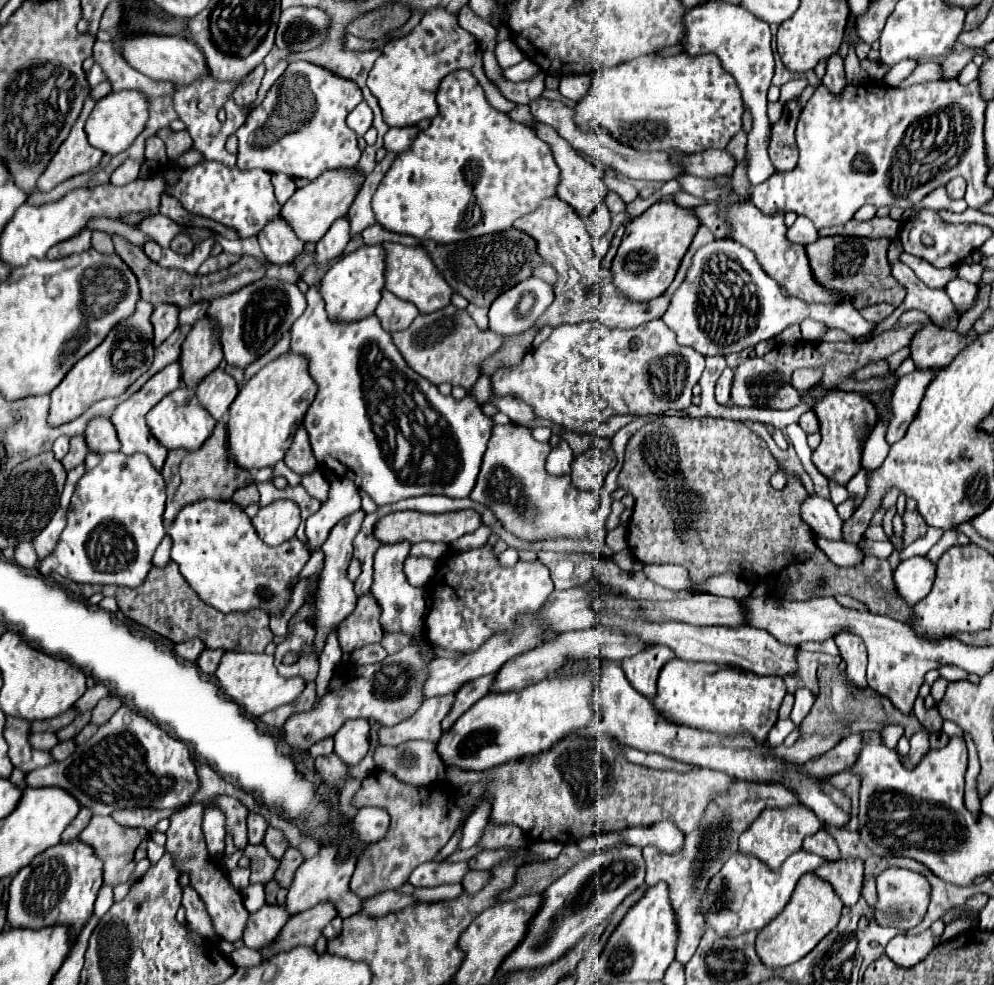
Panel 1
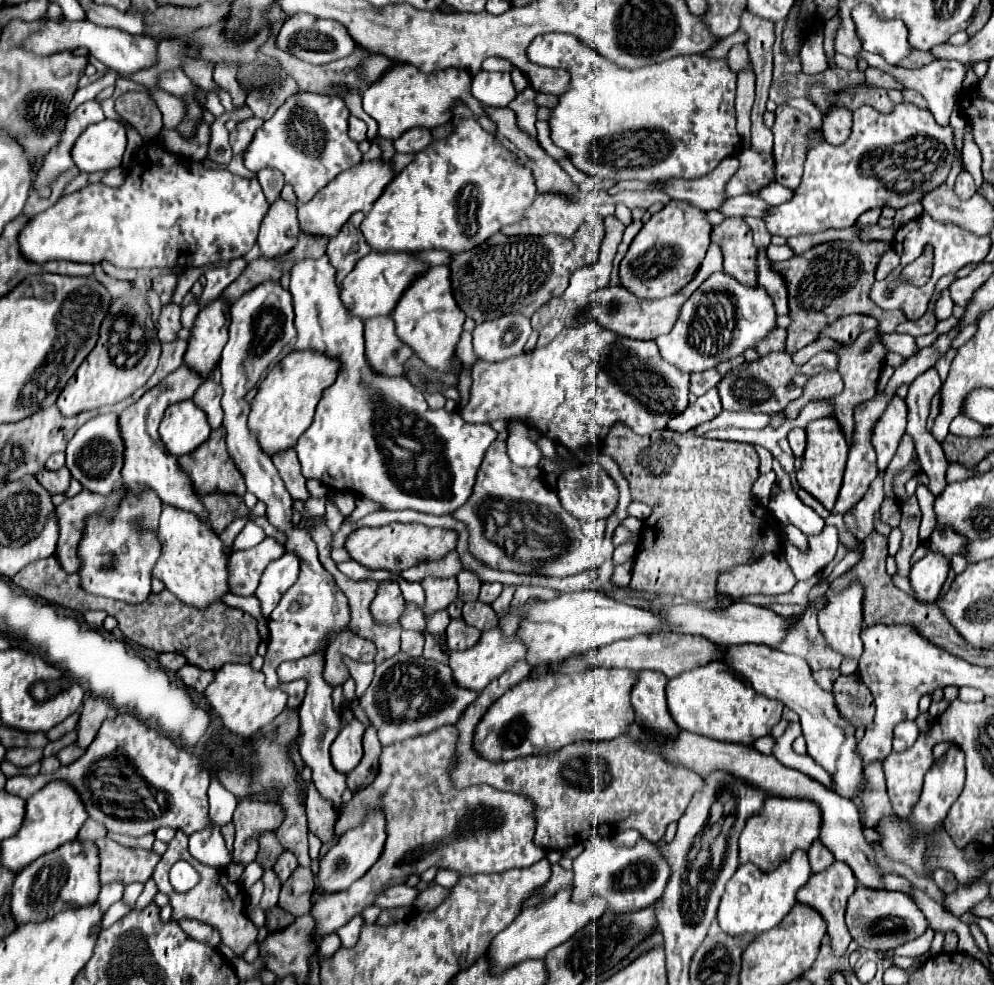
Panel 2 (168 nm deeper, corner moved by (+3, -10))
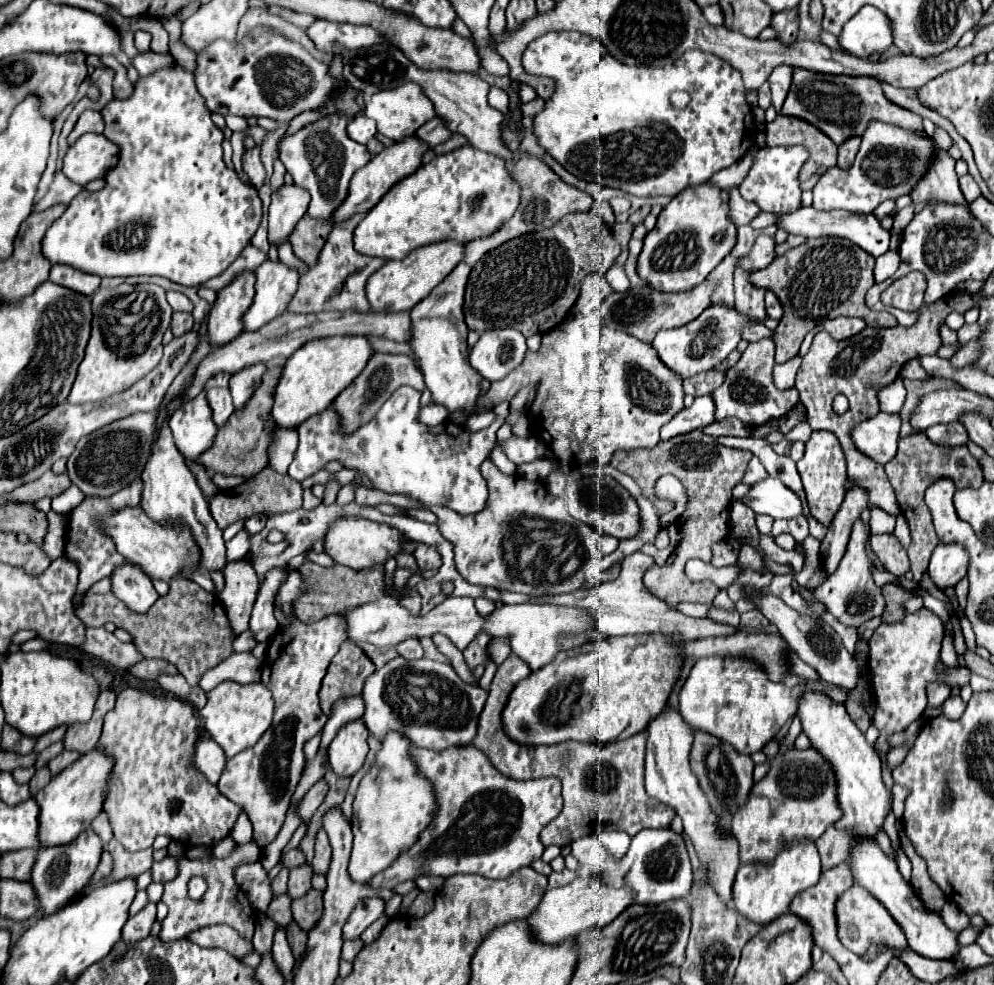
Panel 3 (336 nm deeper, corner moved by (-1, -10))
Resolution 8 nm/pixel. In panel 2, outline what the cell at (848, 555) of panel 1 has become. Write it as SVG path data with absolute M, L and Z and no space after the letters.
M787 526L785 528L785 532L787 532L787 540L791 542L791 544L795 544L799 550L809 550L809 542L807 542L807 538L805 538L805 534L801 532L801 530L797 530L795 526Z

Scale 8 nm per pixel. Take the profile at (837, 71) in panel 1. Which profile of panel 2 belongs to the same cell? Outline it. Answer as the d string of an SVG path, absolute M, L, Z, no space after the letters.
M831 106L829 114L823 116L823 134L829 144L839 146L851 132L851 112L845 106Z

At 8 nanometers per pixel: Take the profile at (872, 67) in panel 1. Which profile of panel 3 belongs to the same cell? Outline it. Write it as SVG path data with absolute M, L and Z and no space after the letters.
M935 126L935 133L933 135L933 139L939 148L946 151L951 147L953 143L953 140L950 138L947 132L945 132L945 130L939 128L938 126Z

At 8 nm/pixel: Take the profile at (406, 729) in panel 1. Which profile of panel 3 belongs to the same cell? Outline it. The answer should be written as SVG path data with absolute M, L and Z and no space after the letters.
M453 746L441 752L413 748L413 756L421 774L435 784L439 812L435 820L427 826L427 830L421 832L421 838L413 844L413 848L401 854L401 858L397 858L387 870L379 872L369 882L371 888L393 888L399 882L413 880L423 874L441 878L449 878L455 874L479 874L491 880L499 880L541 858L543 846L539 842L539 832L549 824L549 820L553 820L561 812L563 806L561 782L557 778L539 778L525 782L511 780L503 776L495 766L491 766L489 758L473 746Z

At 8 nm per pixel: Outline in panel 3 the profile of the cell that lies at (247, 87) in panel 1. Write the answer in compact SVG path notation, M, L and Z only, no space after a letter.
M259 148L247 150L243 156L243 170L249 176L249 182L259 190L265 184L265 168L259 158Z

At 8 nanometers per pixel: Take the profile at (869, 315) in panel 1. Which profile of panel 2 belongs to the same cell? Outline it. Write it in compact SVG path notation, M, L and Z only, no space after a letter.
M849 314L845 318L839 318L833 326L827 326L821 332L821 336L829 336L829 338L833 338L833 340L849 346L849 342L855 342L855 338L863 332L861 318L865 318L865 316L861 316L861 314Z

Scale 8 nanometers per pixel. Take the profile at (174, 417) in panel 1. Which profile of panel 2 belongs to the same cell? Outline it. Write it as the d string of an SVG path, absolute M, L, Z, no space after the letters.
M191 400L171 404L159 424L159 436L165 450L173 456L191 454L209 438L209 424L205 412L197 408Z

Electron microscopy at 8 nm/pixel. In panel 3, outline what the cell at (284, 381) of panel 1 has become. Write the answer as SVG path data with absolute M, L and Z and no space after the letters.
M333 336L313 340L301 346L285 364L281 382L277 386L275 404L273 404L273 418L277 426L299 426L313 414L323 412L367 366L369 356L375 350L365 336Z

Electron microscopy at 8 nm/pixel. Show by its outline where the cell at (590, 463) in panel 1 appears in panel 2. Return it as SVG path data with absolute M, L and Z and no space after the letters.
M597 462L593 464L583 464L577 468L569 468L559 476L559 484L557 484L557 496L563 504L563 508L573 514L575 518L601 518L605 520L617 506L617 486L615 482L609 478L609 474L605 474L605 470L601 470L601 466Z

